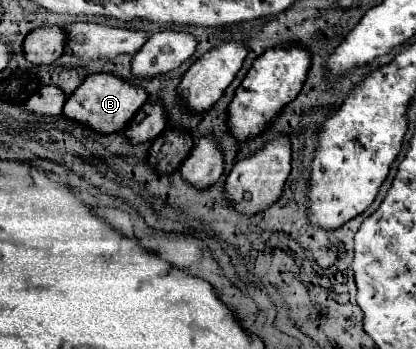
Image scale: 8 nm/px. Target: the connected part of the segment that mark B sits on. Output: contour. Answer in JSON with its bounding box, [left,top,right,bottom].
[62,72,148,134]

